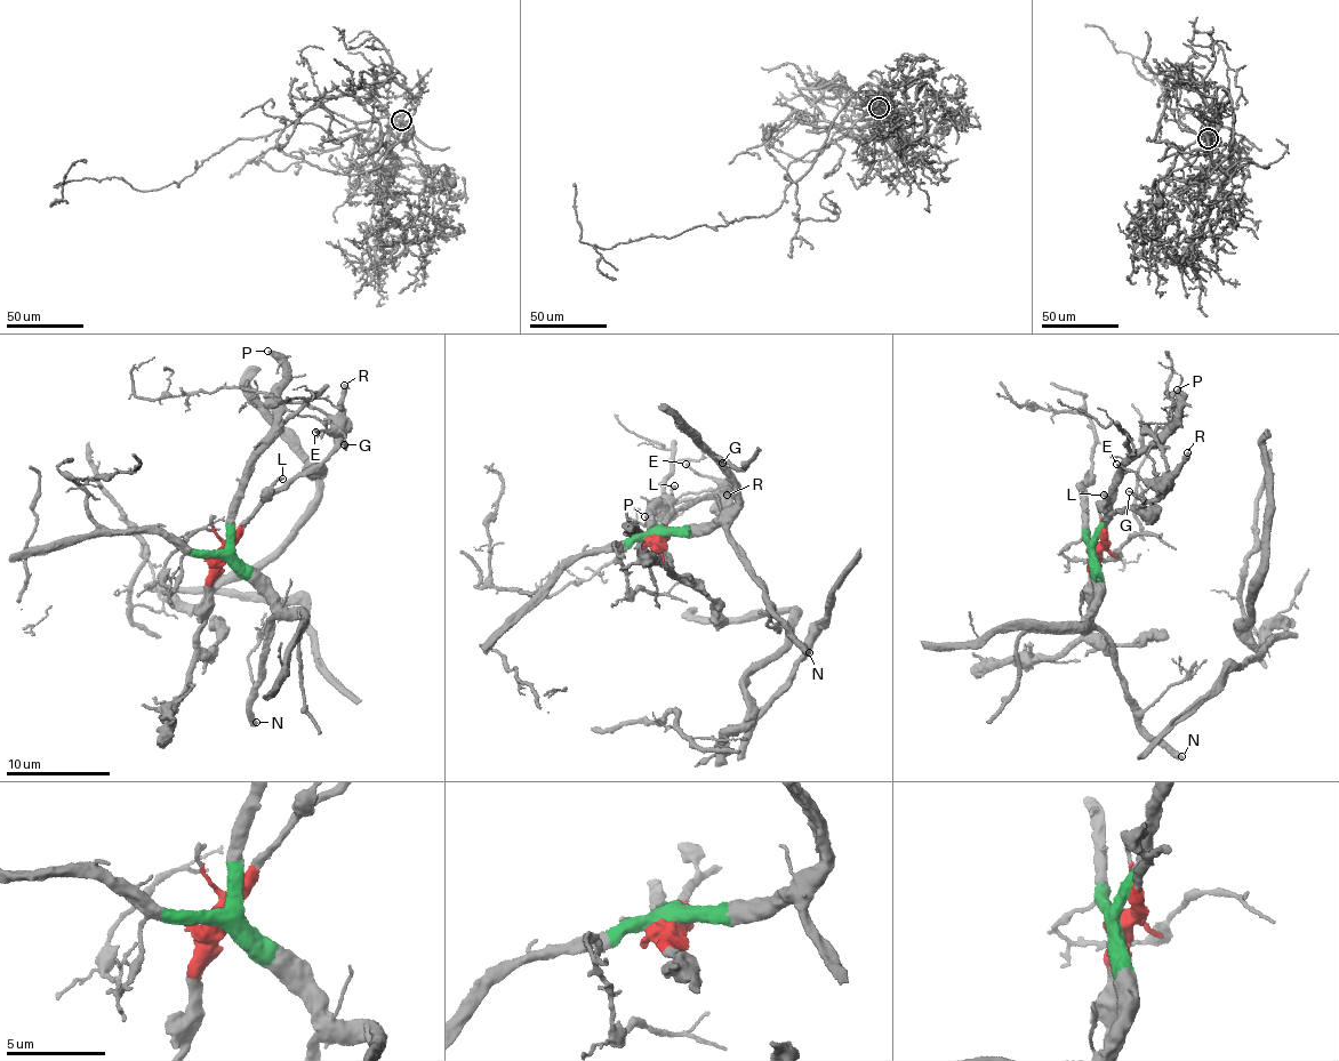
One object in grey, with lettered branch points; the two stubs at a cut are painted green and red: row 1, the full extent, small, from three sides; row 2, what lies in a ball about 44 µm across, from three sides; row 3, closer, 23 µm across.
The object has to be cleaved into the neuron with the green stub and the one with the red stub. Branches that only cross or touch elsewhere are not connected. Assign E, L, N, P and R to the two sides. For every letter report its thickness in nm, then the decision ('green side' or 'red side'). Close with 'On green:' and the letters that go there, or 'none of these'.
E: 150 nm thick; red side
L: 200 nm thick; red side
N: 440 nm thick; green side
P: 400 nm thick; green side
R: 400 nm thick; red side
On green: N, P

